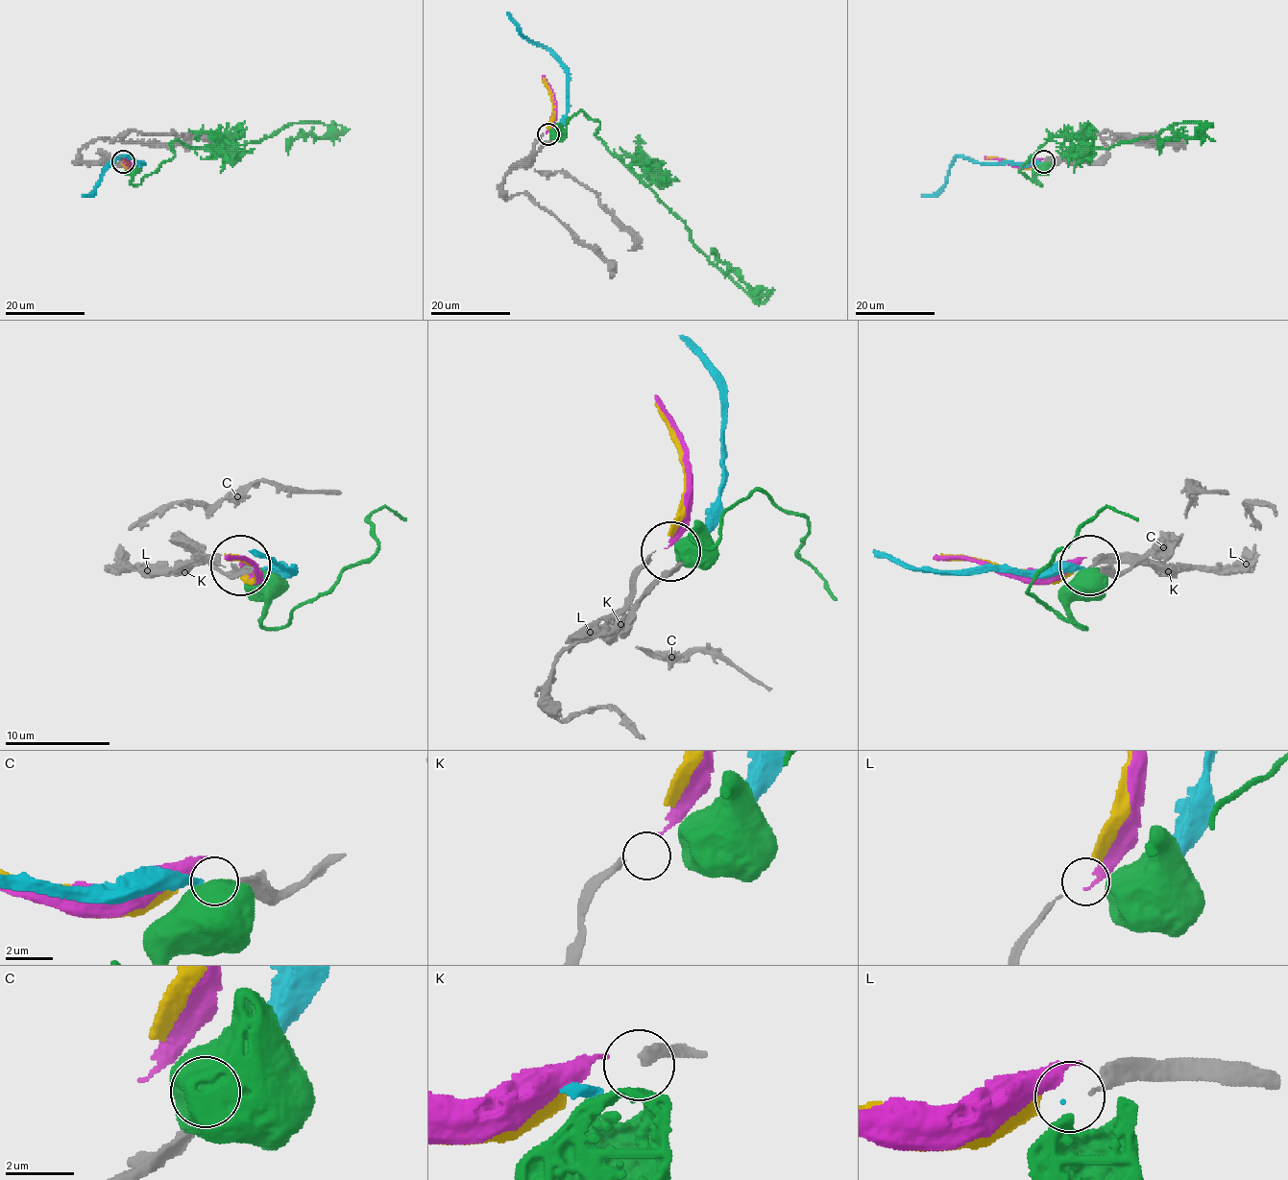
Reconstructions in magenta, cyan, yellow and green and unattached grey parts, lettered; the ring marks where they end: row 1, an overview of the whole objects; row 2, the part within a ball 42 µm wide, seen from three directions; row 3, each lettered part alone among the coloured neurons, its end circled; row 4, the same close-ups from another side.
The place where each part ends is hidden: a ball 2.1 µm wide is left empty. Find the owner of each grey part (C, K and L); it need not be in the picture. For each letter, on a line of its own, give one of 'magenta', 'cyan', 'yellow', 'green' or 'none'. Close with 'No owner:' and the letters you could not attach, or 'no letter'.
C: cyan
K: magenta
L: yellow
No owner: no letter

